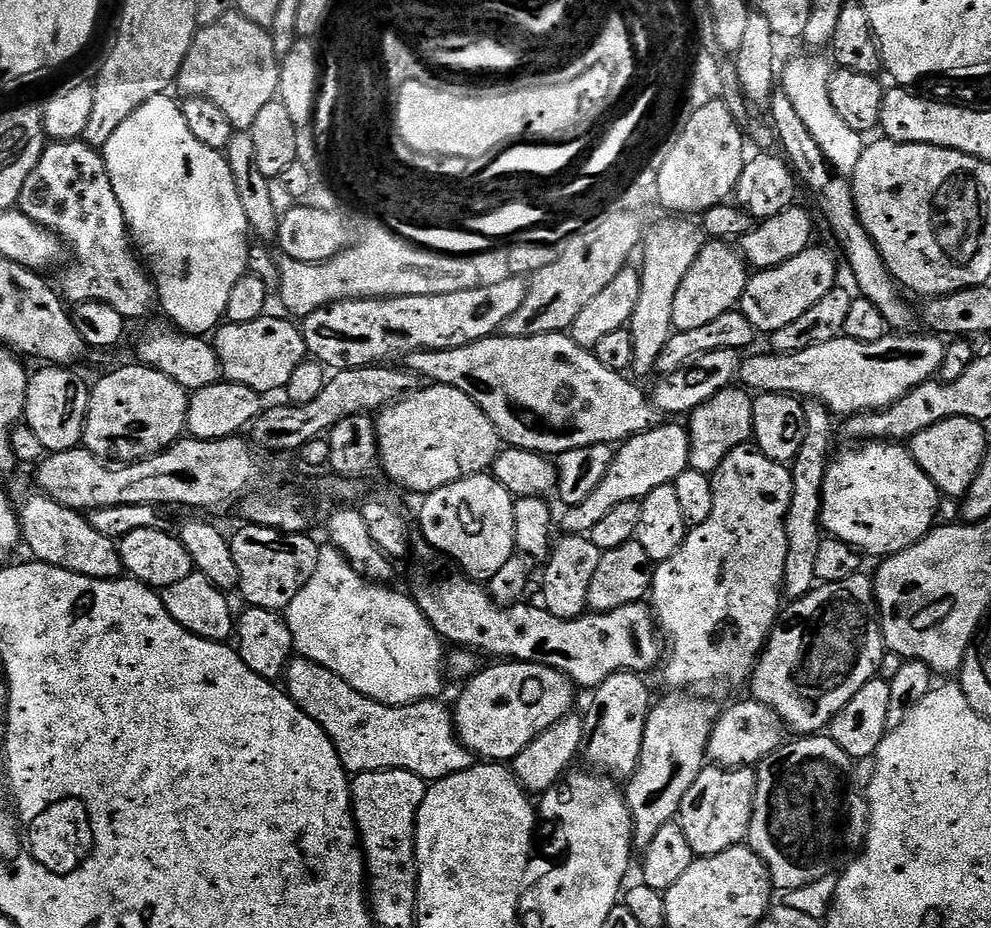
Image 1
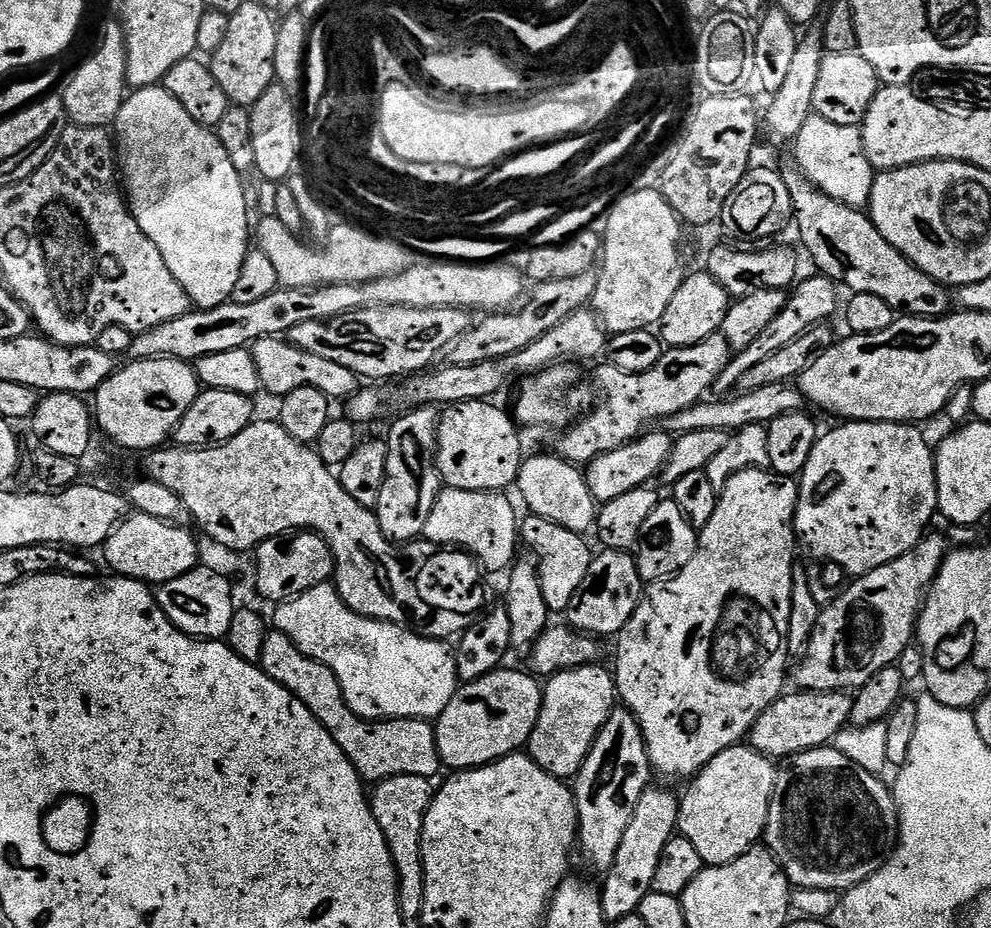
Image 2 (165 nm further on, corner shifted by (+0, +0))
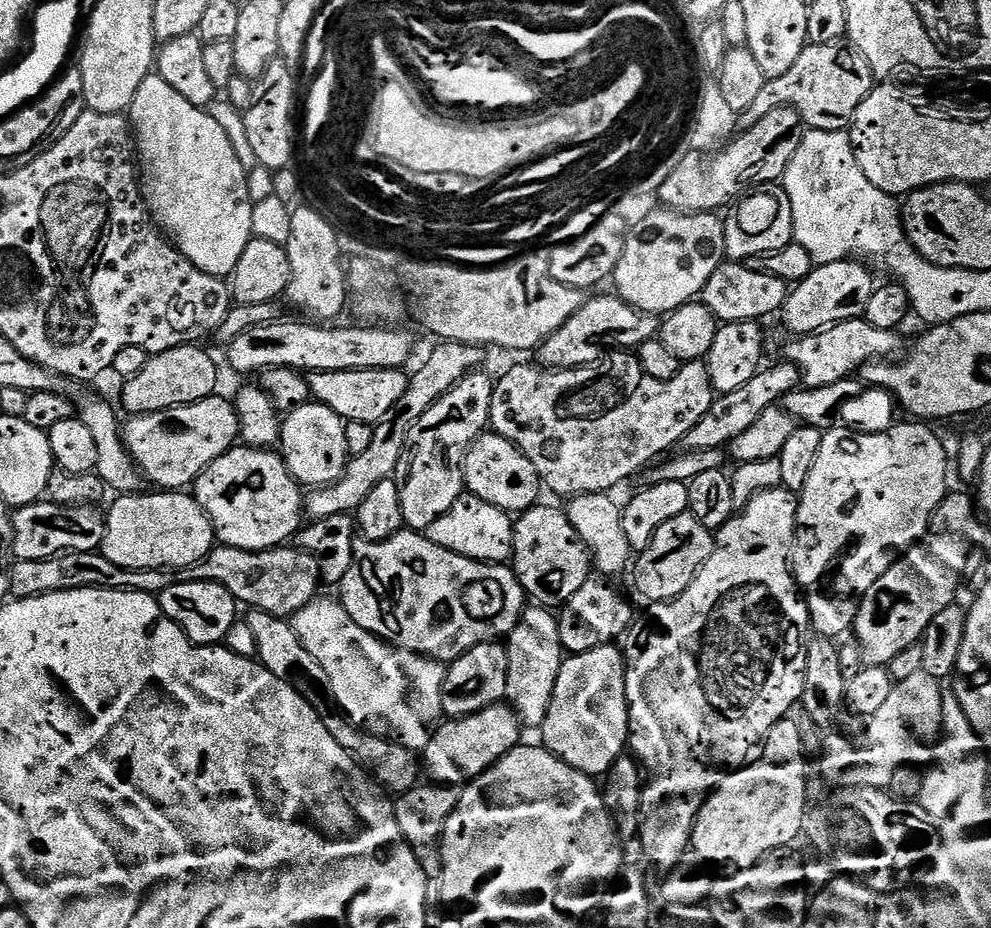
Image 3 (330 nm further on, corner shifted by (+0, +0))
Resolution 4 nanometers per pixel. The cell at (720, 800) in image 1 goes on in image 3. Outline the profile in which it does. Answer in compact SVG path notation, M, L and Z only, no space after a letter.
M792 718L779 720L768 732L763 748L760 760L753 759L729 771L721 779L719 786L709 792L708 799L696 816L696 825L692 827L691 851L702 854L702 858L706 858L713 866L729 864L729 869L732 870L753 868L761 860L771 857L775 848L784 848L796 839L801 839L810 801L808 802L808 764L804 761L804 740L800 737L799 726Z

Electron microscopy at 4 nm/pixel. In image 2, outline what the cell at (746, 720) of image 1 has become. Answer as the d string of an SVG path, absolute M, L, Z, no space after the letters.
M811 690L789 691L779 696L754 722L750 733L751 747L757 748L764 756L791 758L811 748L831 745L841 731L849 727L852 718L853 693L813 692Z

